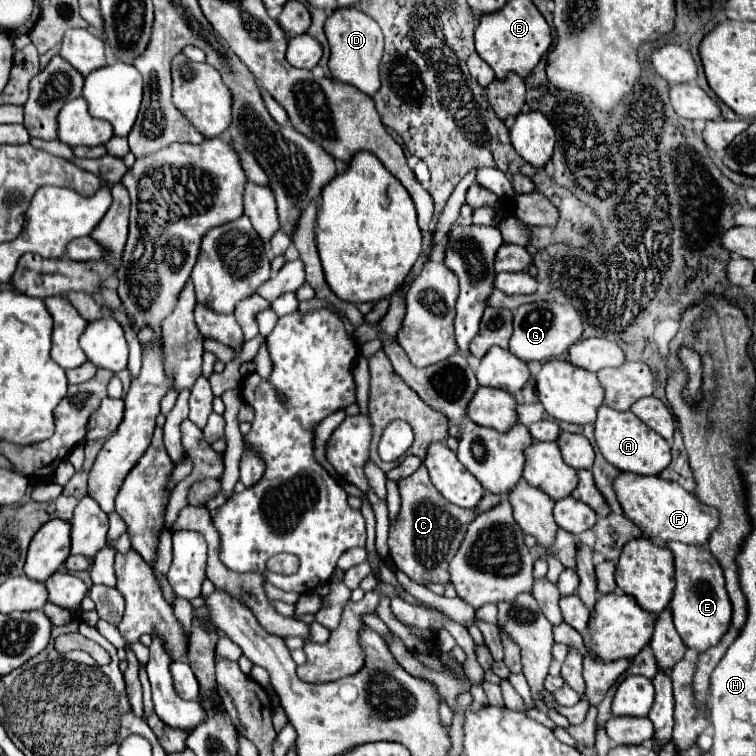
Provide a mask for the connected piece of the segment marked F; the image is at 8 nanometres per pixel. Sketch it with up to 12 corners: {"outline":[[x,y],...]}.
{"outline":[[619,473],[627,519],[663,543],[707,545],[713,507],[675,481]]}

